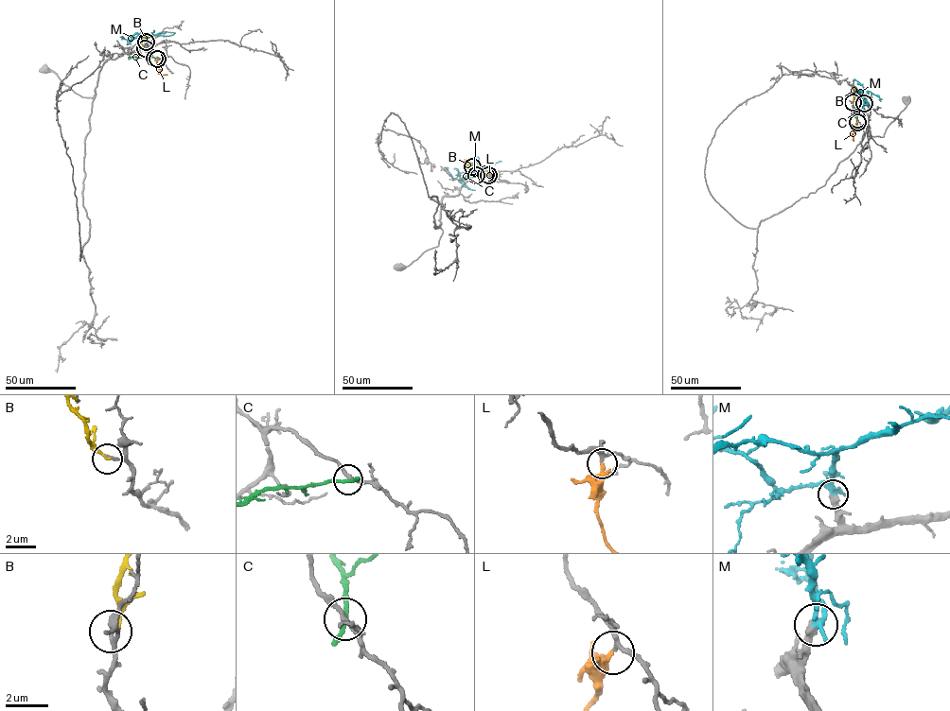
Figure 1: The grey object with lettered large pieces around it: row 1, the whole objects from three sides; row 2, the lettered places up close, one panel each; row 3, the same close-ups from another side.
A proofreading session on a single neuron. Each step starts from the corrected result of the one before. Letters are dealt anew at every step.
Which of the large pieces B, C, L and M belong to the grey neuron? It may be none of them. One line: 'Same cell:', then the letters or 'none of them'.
Same cell: L, M

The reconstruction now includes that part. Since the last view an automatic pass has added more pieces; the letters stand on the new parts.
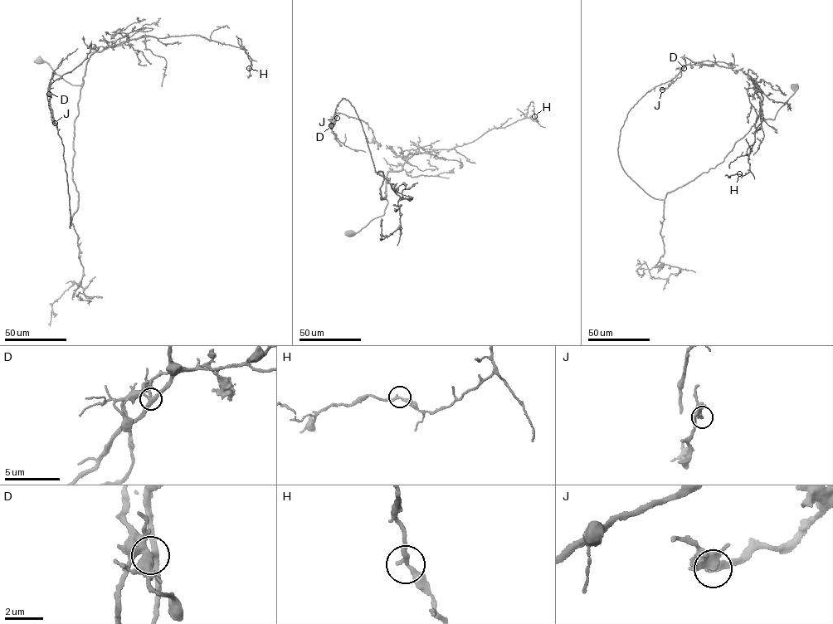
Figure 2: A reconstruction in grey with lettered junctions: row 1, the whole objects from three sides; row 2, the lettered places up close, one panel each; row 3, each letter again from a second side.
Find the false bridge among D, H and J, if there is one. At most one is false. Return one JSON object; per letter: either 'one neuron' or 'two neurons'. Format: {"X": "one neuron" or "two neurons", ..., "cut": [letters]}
{"D": "two neurons", "H": "one neuron", "J": "one neuron", "cut": ["D"]}

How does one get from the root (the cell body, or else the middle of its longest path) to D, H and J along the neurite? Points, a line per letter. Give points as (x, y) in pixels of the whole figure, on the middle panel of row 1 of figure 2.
D: (349, 233), (383, 214), (384, 176), (375, 171), (348, 99), (337, 104), (331, 125)
H: (349, 233), (383, 214), (387, 173), (400, 170), (410, 157), (466, 144), (526, 118), (538, 122), (534, 116)
J: (349, 233), (387, 202), (348, 99), (337, 118)

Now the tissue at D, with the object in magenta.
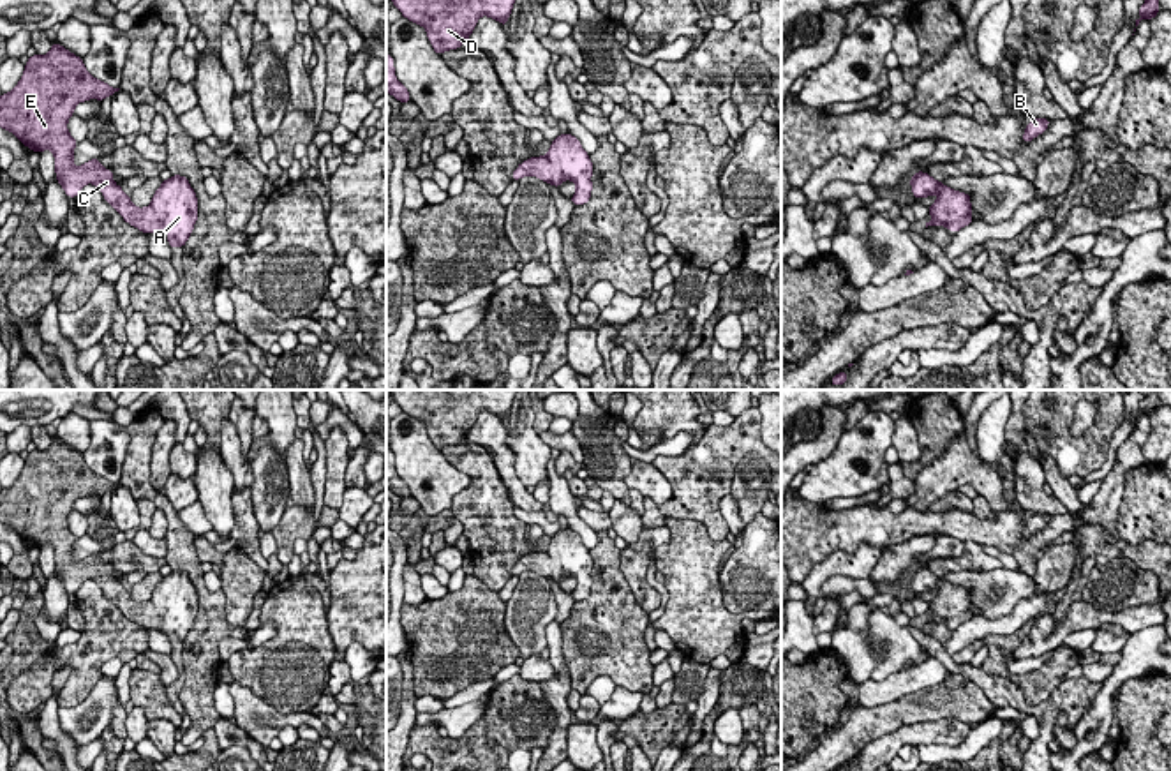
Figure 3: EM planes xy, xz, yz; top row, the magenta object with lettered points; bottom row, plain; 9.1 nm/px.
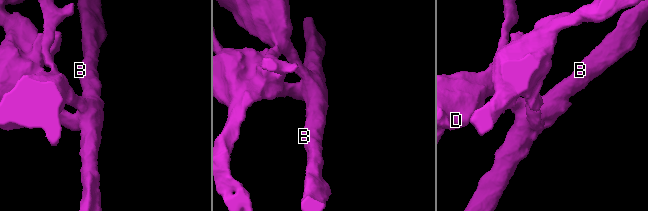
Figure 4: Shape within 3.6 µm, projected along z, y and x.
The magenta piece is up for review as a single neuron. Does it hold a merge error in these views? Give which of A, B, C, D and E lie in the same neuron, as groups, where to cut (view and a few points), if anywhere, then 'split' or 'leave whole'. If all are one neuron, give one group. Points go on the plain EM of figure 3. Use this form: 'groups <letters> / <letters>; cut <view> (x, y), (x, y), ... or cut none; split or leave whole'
groups A B D / C E; cut yz (970, 609), (953, 611), (946, 621); split

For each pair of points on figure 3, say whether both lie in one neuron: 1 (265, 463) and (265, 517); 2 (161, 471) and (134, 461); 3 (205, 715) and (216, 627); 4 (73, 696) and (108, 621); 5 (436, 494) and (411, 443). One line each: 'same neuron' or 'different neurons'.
1: same neuron
2: different neurons
3: same neuron
4: same neuron
5: same neuron

